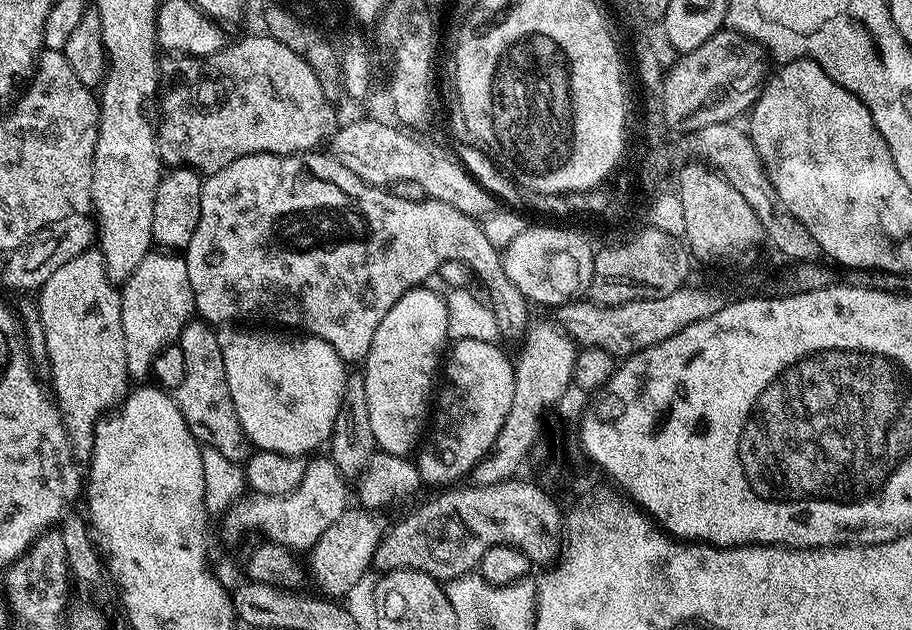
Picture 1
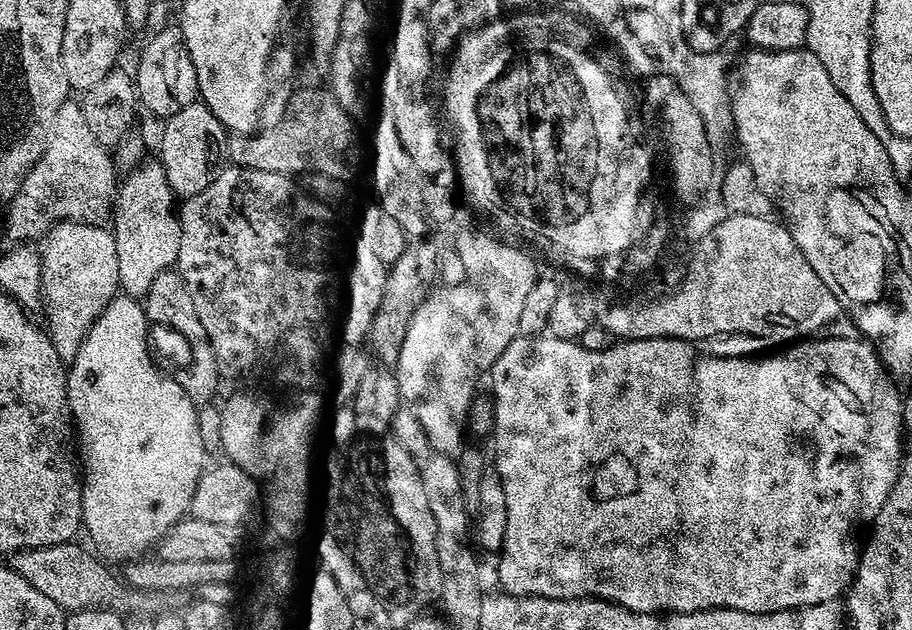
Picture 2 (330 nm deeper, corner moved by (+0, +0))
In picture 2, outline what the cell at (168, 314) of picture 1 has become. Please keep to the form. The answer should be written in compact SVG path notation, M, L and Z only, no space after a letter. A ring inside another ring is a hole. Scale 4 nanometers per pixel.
M145 159L125 176L128 177L125 180L123 177L114 197L110 227L118 254L120 292L140 298L148 293L150 282L154 282L158 274L169 271L175 265L182 230L178 208L159 159Z

